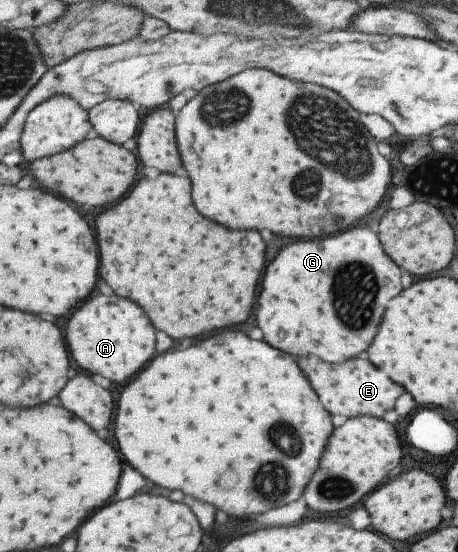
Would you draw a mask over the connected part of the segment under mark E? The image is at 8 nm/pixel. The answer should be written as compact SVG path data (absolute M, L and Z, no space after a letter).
M309 355L298 359L300 367L304 367L304 373L308 379L312 379L312 387L320 391L320 399L324 399L324 407L336 417L356 417L356 415L374 415L382 417L392 409L400 395L404 395L403 386L394 385L394 381L384 375L380 369L376 369L368 359L350 359L342 365L332 365L322 361L320 357Z

